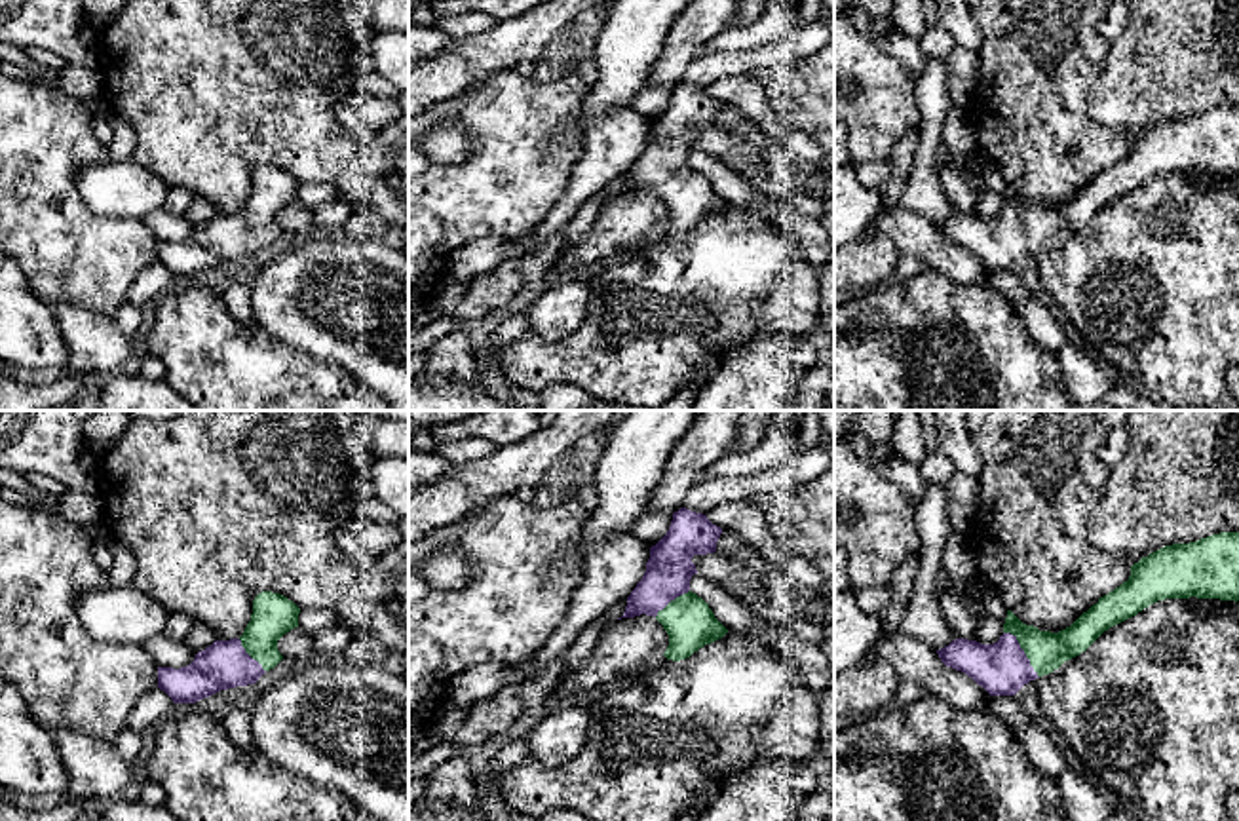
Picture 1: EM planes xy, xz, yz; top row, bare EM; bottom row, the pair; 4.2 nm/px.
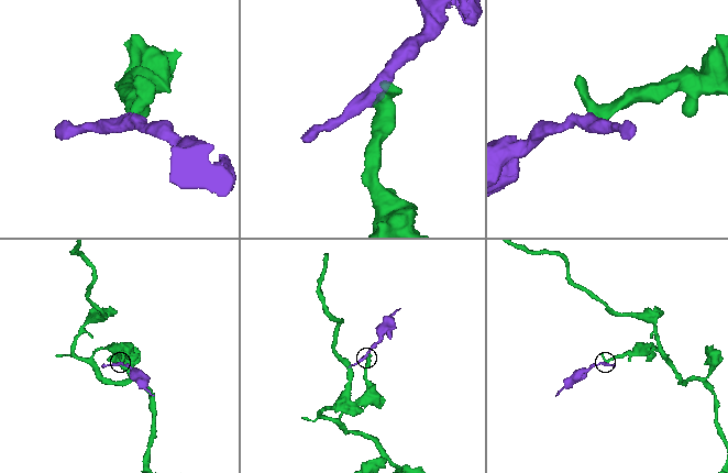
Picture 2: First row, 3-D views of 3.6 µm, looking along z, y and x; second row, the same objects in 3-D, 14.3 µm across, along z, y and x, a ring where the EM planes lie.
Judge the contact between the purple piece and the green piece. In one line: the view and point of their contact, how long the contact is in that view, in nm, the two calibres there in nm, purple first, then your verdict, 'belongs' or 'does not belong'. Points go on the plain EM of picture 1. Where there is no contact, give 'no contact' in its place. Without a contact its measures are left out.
yz (1023, 227) | 240 nm | 220/160 nm | belongs

